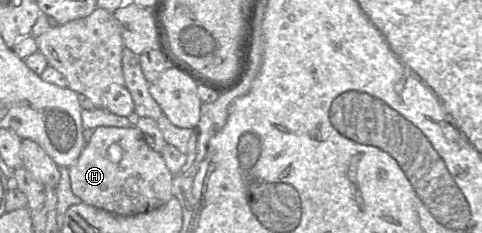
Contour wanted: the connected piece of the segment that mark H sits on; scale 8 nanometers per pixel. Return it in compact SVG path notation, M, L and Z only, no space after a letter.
M136 126L129 128L97 127L77 161L68 170L72 192L82 203L118 216L134 216L159 209L173 197L173 175L162 156L146 144L142 132Z

